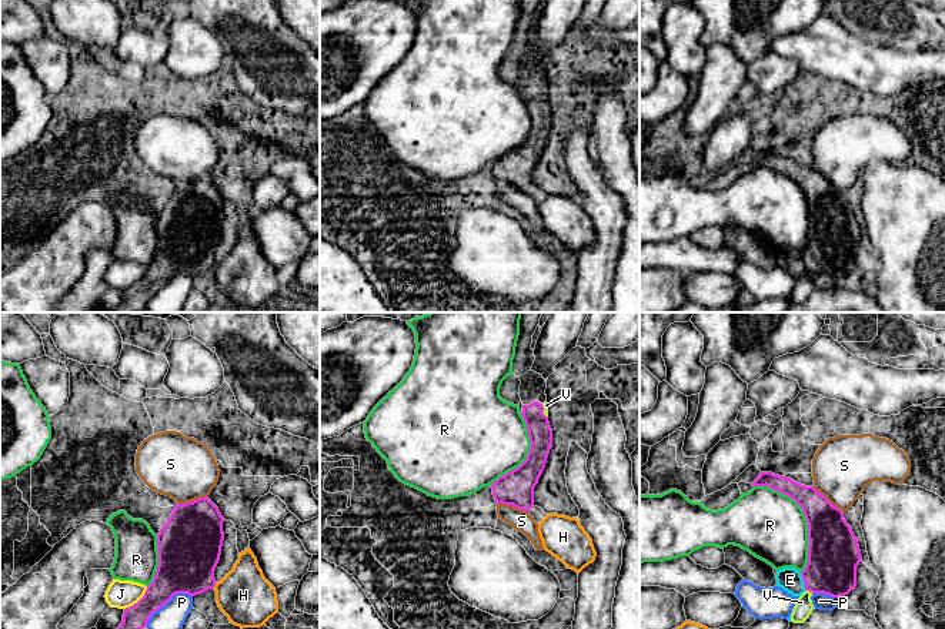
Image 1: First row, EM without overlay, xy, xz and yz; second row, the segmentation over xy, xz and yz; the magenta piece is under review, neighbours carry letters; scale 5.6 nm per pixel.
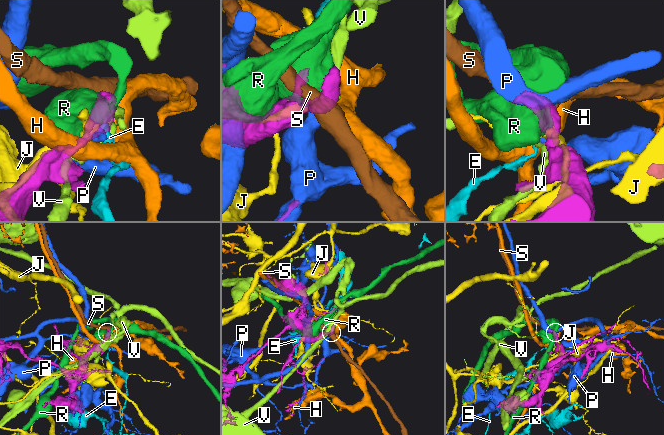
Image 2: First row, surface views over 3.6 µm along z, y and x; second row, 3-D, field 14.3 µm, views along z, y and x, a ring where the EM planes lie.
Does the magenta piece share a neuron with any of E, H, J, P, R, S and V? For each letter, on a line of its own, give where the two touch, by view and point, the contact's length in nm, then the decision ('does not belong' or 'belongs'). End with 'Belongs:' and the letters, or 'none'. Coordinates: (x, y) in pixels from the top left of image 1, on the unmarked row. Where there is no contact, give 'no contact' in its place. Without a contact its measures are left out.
E: yz (804, 261) | 110 nm | does not belong
H: xy (214, 266) | 40 nm | does not belong
J: xy (139, 281) | 190 nm | does not belong
P: xy (166, 283) | 320 nm | does not belong
R: yz (805, 197) | 550 nm | does not belong
S: xy (193, 181) | 180 nm | does not belong
V: yz (810, 271) | 50 nm | does not belong
Belongs: none

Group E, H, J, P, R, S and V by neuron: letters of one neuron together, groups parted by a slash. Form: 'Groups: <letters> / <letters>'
Groups: E / H / J / P / R / S / V

